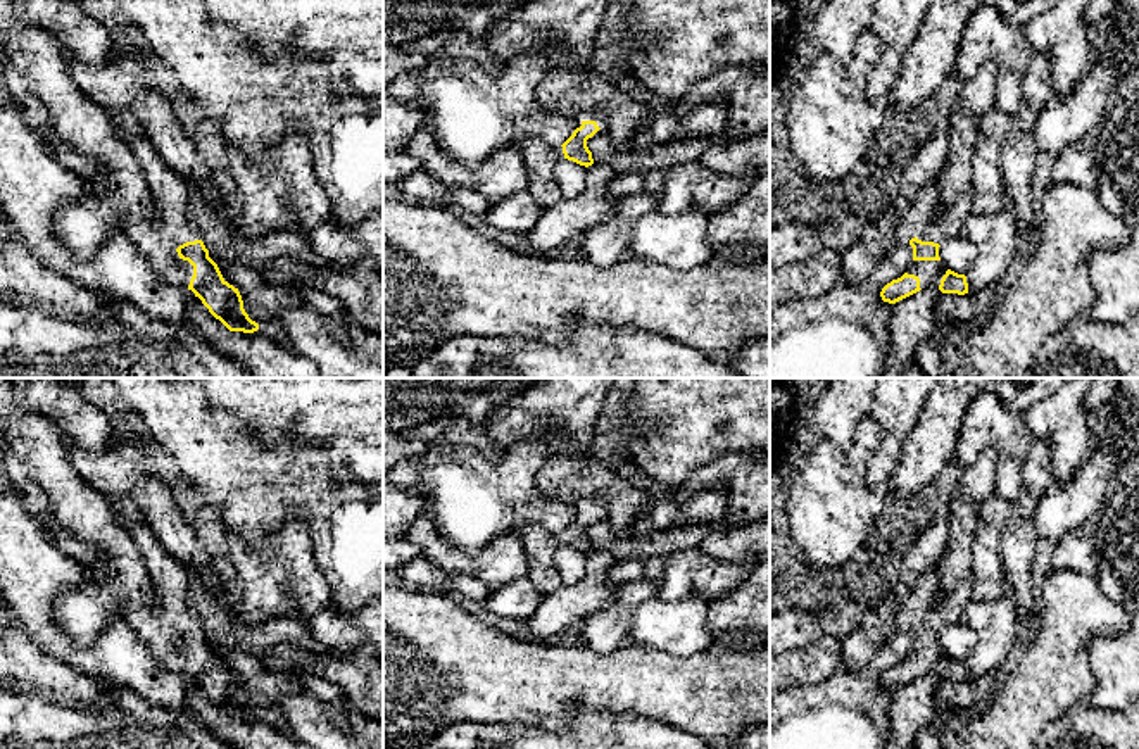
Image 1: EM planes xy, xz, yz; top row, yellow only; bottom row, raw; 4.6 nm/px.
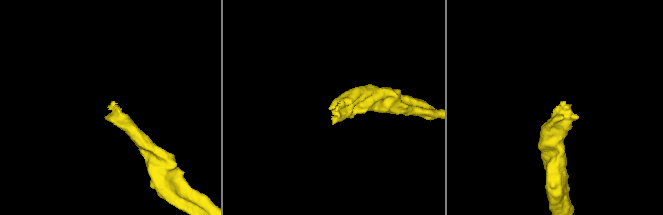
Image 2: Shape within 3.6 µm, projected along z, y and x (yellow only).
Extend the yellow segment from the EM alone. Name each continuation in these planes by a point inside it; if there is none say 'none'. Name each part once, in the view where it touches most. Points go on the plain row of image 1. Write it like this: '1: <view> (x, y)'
1: xy (157, 625)

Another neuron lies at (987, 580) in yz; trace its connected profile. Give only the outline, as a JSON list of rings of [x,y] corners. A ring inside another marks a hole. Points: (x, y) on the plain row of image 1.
[[[992,492],[982,504],[975,537],[972,540],[972,595],[973,604],[994,602],[1006,588],[999,540],[1008,521],[1011,504]]]

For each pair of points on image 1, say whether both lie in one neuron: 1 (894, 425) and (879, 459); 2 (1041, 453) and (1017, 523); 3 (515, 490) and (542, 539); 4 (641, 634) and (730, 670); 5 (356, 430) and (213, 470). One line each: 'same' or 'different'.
1: same
2: same
3: different
4: different
5: different

